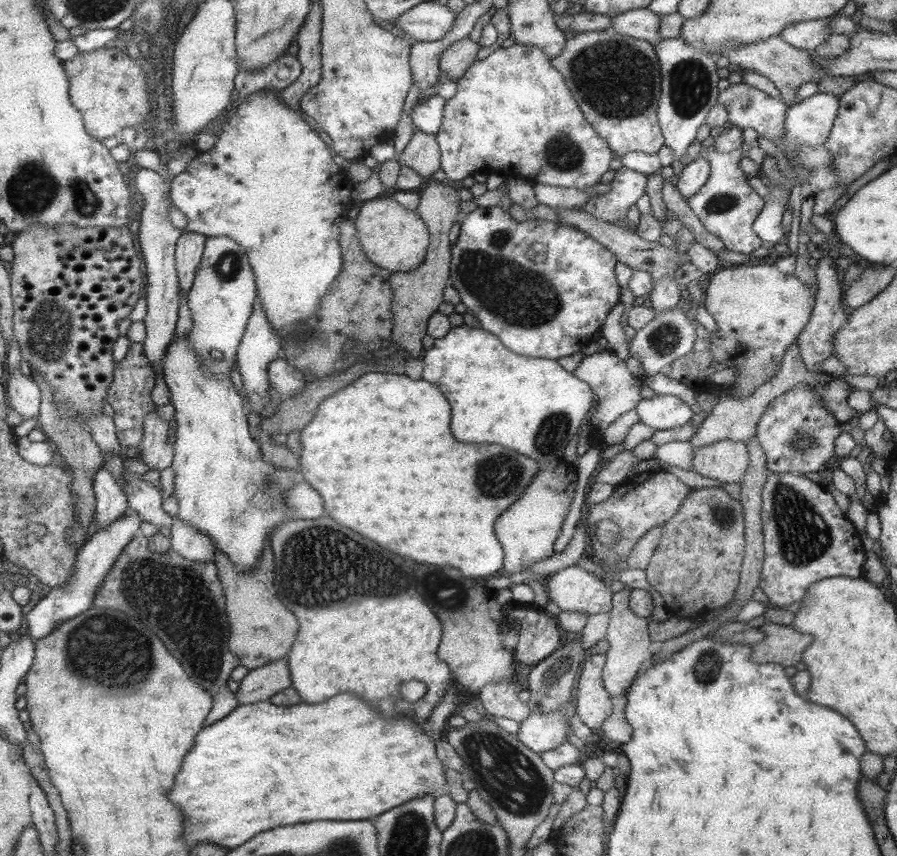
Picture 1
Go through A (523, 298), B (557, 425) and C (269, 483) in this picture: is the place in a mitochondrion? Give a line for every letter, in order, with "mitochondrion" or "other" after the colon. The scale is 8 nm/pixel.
A: mitochondrion
B: mitochondrion
C: mitochondrion

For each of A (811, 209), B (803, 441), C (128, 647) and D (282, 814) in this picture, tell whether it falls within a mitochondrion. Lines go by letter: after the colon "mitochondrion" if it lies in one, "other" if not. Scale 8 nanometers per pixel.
A: other
B: mitochondrion
C: mitochondrion
D: other

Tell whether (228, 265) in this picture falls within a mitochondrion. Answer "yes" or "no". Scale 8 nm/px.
yes

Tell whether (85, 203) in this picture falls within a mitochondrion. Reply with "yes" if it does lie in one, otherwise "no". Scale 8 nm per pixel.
yes

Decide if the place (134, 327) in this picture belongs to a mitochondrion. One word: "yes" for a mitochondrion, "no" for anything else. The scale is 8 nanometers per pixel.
no

